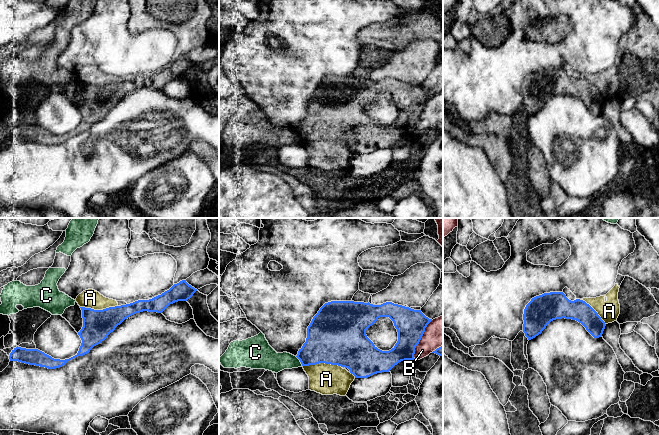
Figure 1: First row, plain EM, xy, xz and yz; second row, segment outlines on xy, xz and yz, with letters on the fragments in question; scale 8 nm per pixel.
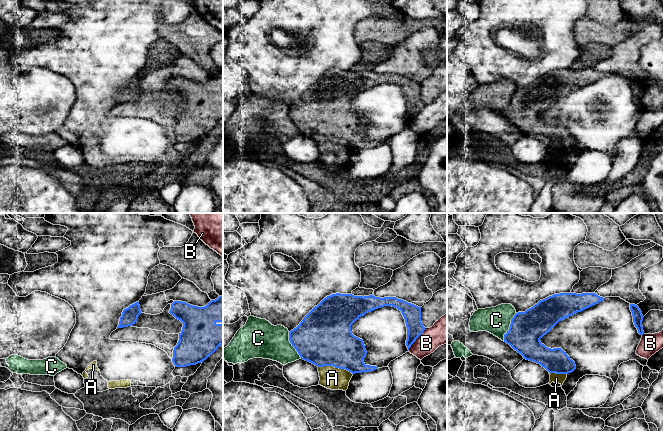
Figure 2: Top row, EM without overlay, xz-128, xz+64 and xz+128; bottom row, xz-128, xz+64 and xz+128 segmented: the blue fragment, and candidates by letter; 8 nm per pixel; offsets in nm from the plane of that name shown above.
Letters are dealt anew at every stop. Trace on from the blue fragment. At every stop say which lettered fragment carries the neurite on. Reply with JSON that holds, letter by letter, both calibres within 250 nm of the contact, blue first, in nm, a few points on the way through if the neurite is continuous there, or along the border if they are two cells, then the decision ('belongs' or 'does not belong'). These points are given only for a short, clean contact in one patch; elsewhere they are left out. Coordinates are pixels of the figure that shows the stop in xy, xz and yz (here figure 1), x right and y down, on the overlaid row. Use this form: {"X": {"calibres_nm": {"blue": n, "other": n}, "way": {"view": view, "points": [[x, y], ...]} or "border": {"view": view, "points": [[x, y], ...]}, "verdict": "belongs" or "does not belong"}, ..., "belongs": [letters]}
{"A": {"calibres_nm": {"blue": 460, "other": 260}, "verdict": "does not belong"}, "B": {"calibres_nm": {"blue": 240, "other": 220}, "verdict": "does not belong"}, "C": {"calibres_nm": {"blue": 320, "other": 170}, "verdict": "does not belong"}, "belongs": []}

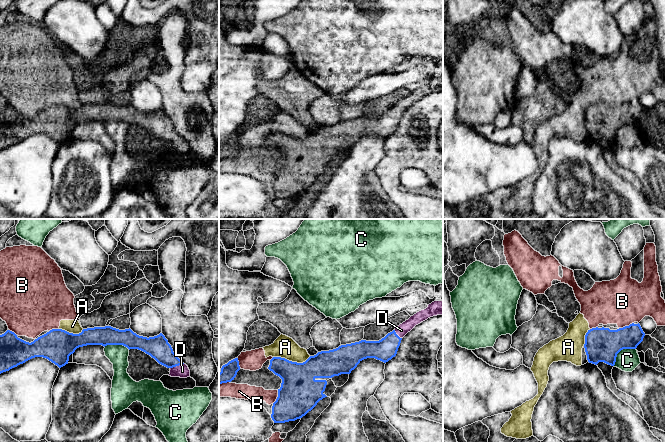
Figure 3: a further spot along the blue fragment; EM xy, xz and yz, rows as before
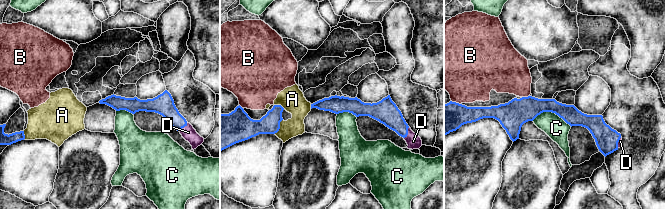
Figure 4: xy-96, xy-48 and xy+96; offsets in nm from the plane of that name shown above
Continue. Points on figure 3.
{"A": {"calibres_nm": {"blue": 320, "other": 180}, "verdict": "does not belong"}, "B": {"calibres_nm": {"blue": 280, "other": 380}, "verdict": "does not belong"}, "C": {"calibres_nm": {"blue": 280, "other": 180}, "verdict": "does not belong"}, "D": {"calibres_nm": {"blue": 180, "other": 110}, "verdict": "belongs"}, "belongs": ["D"]}

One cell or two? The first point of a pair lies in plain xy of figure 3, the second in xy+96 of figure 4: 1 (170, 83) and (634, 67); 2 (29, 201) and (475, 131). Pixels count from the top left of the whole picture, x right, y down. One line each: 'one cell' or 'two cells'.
1: two cells
2: one cell

